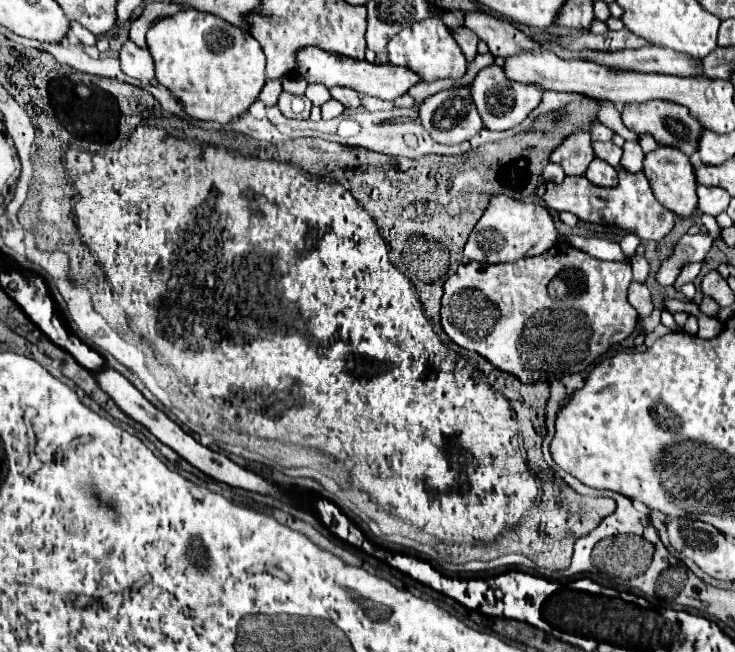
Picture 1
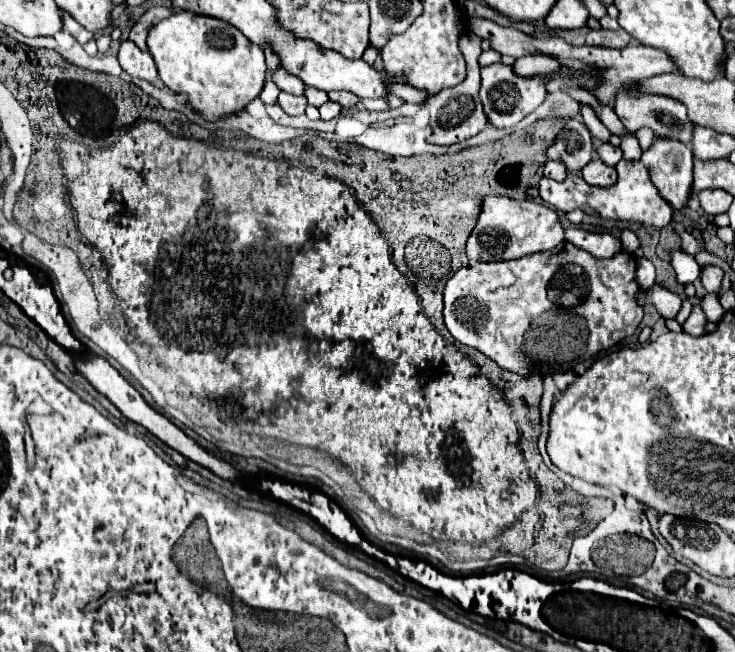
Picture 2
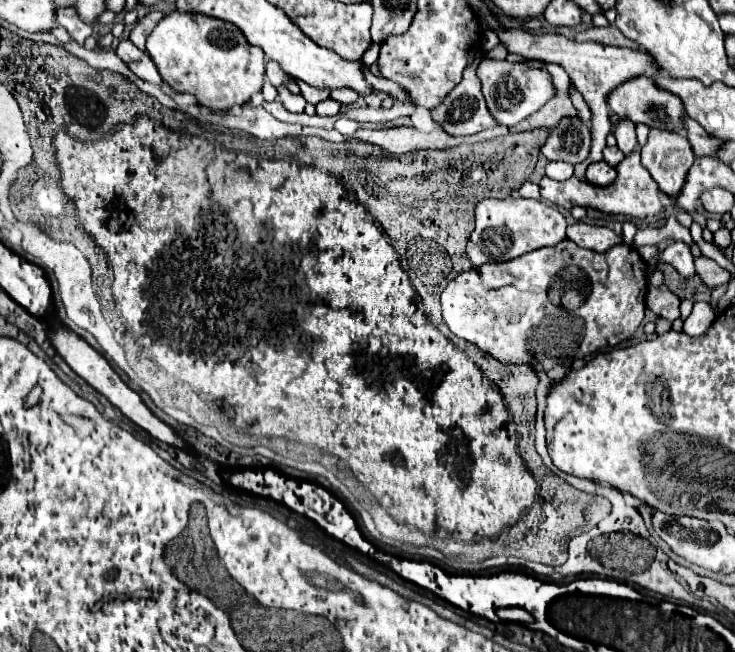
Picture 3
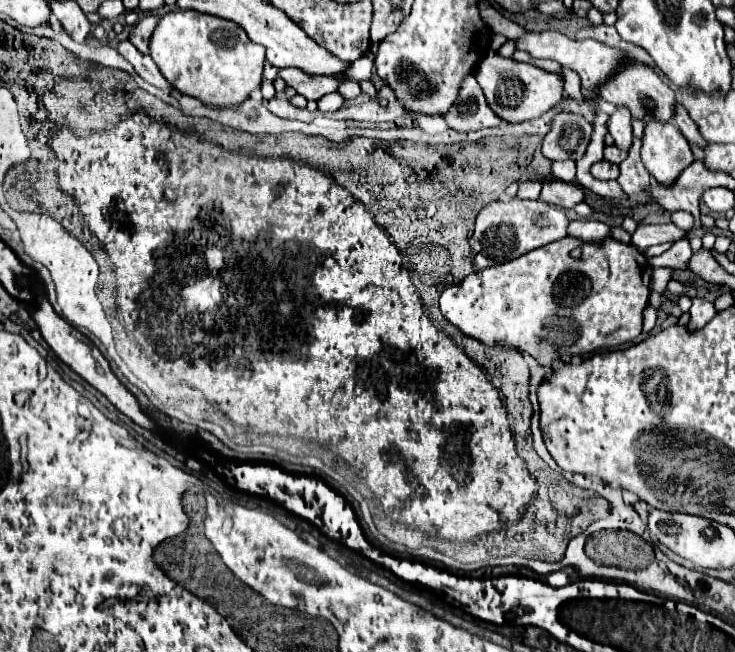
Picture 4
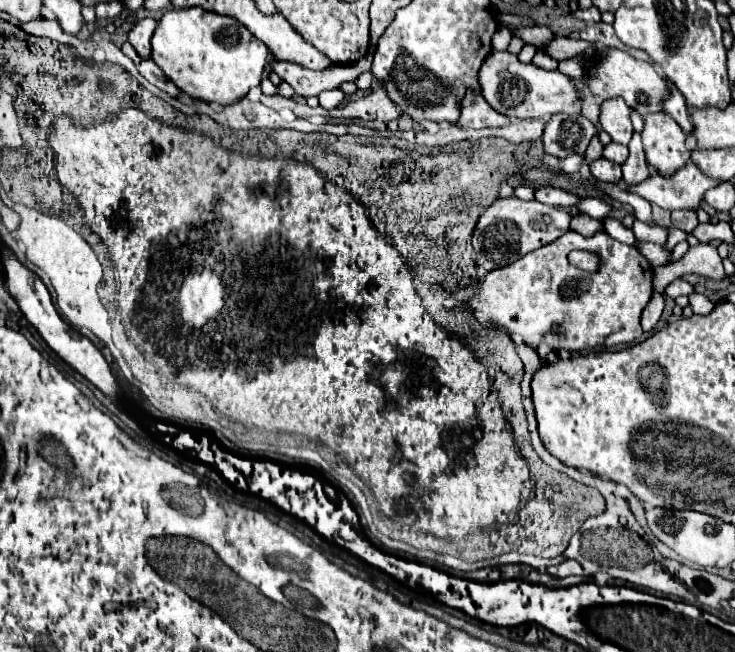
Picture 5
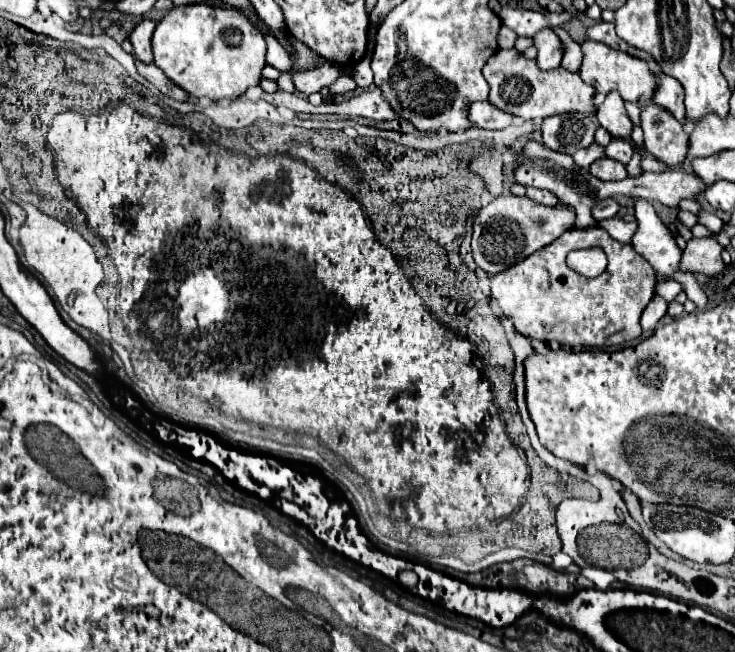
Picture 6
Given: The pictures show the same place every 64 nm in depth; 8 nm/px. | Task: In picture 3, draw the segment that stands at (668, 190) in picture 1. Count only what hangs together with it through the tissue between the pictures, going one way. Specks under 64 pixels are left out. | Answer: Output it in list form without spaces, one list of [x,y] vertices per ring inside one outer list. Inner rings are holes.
[[[650,128],[648,142],[642,146],[642,164],[652,174],[660,190],[668,196],[680,192],[684,176],[694,162],[692,146],[686,136],[666,128]]]

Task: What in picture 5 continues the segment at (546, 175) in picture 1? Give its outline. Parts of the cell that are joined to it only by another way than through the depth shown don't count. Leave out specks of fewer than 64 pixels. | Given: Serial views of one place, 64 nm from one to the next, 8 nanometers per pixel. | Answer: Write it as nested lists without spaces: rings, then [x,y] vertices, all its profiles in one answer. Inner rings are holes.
[[[574,154],[574,156],[564,158],[560,162],[560,168],[564,168],[564,172],[568,172],[568,174],[576,174],[576,172],[580,172],[584,160],[586,160],[586,154]]]

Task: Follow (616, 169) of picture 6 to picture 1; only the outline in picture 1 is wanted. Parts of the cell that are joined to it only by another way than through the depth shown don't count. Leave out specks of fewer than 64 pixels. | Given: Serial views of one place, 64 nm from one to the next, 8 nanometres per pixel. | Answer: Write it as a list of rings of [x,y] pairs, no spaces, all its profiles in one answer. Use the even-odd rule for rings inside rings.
[[[594,158],[584,174],[592,184],[596,186],[616,186],[618,184],[618,172],[610,164],[604,164],[600,158]]]

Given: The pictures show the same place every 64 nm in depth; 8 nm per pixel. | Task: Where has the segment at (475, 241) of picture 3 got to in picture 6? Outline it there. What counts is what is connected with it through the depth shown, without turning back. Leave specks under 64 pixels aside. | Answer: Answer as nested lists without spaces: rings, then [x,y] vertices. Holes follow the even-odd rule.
[[[500,194],[496,196],[488,206],[480,208],[474,220],[474,234],[472,234],[472,254],[478,268],[482,268],[486,274],[494,276],[500,274],[514,264],[522,262],[530,254],[542,250],[550,242],[554,242],[558,236],[562,236],[566,230],[574,228],[576,212],[566,206],[542,206],[526,196],[514,196],[514,194]]]

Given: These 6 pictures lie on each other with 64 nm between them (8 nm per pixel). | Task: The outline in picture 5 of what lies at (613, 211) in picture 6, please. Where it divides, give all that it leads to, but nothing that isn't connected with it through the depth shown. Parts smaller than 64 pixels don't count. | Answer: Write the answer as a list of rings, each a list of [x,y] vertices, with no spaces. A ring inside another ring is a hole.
[[[588,198],[588,200],[578,204],[578,210],[596,218],[596,220],[604,220],[612,212],[612,206],[606,204],[604,200],[600,200],[600,198]]]

